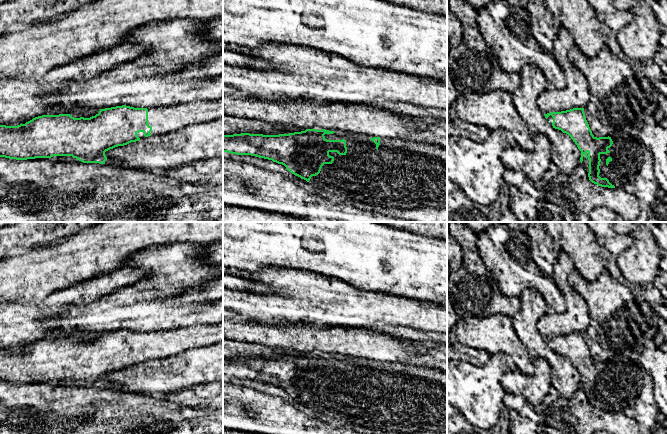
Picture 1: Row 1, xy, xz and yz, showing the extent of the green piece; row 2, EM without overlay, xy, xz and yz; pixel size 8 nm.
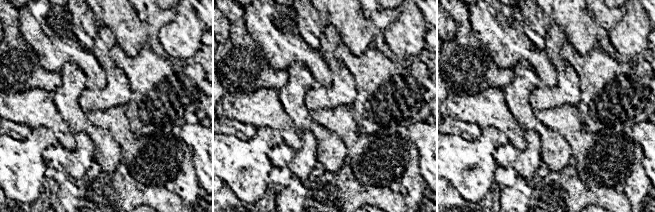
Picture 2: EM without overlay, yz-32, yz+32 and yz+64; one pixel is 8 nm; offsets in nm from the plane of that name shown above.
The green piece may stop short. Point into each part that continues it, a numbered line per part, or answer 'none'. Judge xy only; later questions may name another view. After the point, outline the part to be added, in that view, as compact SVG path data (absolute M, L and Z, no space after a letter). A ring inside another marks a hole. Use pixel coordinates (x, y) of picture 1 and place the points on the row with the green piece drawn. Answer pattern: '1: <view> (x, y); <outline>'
1: xy (166, 119); M223 99L148 108L151 135L165 135L184 127L223 117Z

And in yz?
1: yz (626, 154); M611 137L613 144L607 154L600 154L601 178L607 178L615 187L623 188L634 181L643 161L639 140L633 138Z

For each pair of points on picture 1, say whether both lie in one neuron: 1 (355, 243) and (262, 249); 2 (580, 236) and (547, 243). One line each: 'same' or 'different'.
1: same
2: different

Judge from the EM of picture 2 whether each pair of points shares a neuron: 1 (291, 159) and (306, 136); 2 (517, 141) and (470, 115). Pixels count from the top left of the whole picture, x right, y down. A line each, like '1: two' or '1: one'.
1: one
2: one

